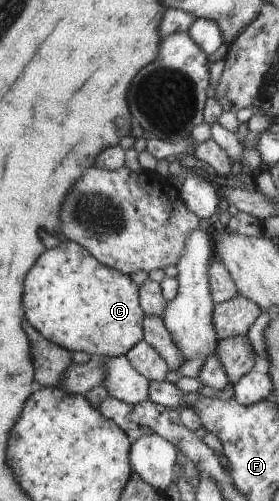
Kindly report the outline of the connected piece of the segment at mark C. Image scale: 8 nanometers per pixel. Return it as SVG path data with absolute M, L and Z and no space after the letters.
M61 242L57 248L39 256L25 278L23 310L25 318L38 333L71 353L86 353L101 358L121 357L144 340L143 324L146 315L140 304L140 286L129 275L100 264L83 246L75 242Z

